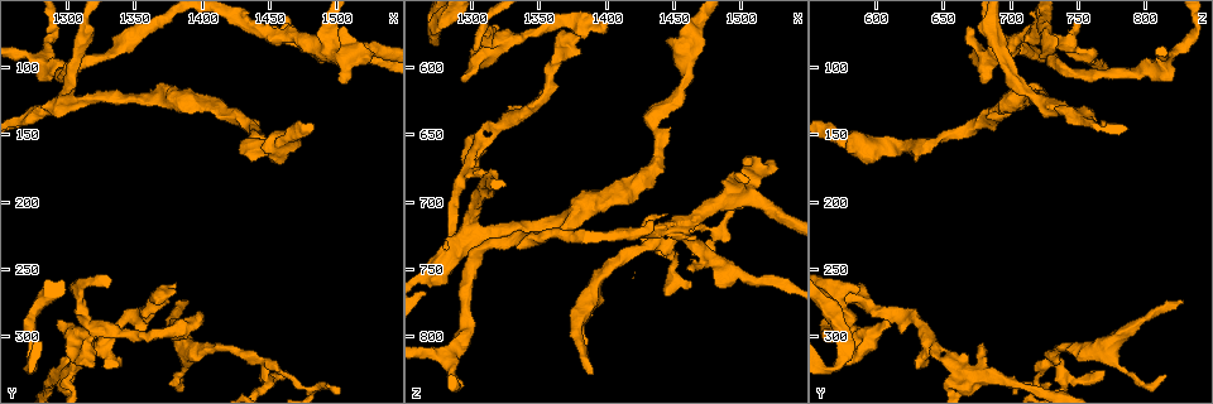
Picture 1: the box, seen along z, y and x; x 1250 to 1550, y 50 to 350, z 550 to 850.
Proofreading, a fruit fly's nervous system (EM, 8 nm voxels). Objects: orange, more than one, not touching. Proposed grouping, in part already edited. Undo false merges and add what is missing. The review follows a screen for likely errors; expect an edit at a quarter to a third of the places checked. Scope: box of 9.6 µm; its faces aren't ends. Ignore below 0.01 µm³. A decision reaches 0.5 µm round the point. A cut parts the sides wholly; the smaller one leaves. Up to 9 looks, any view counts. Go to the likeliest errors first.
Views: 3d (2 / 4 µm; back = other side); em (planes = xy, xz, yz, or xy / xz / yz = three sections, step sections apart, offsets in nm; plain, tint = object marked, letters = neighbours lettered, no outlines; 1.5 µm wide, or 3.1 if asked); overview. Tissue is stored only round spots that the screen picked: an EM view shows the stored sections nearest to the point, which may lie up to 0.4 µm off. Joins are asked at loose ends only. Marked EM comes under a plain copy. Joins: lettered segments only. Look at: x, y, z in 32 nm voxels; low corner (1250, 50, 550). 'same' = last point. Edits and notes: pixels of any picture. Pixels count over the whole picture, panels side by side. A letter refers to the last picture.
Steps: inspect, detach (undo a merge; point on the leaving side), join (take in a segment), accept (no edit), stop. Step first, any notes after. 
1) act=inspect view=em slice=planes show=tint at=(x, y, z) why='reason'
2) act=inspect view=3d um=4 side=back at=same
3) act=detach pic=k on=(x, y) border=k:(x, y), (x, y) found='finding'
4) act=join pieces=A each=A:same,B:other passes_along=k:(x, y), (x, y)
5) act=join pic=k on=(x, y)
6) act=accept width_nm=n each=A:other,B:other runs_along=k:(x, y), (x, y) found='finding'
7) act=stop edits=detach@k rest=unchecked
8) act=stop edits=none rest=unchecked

act=inspect view=em slice=planes show=letters at=(1274, 324, 568) why='sharp bend'

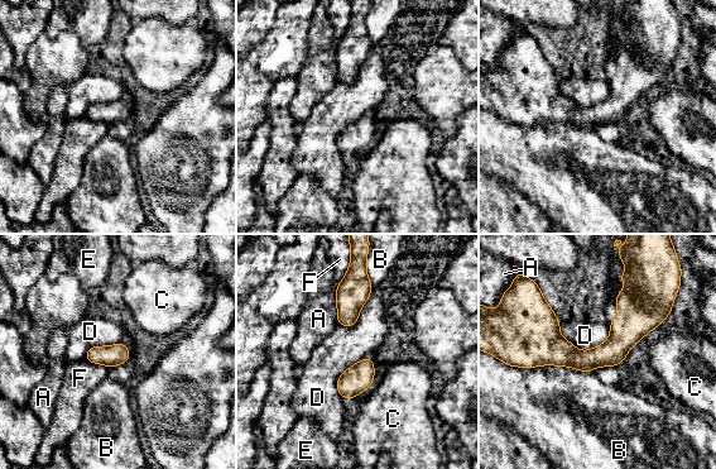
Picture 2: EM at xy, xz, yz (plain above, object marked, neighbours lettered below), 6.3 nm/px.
act=accept longest_contact=B:500nm each=A:other,B:other,C:other,D:other,E:other,F:other border=2:(560, 321), (582, 350), (610, 335) found='all the same neuron'

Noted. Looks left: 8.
act=inspect view=3d um=2 at=(1312, 126, 720) why='branch point'

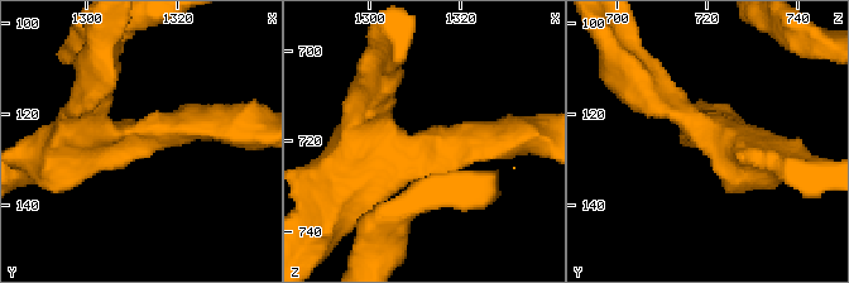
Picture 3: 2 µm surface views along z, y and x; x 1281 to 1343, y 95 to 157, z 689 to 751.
act=inspect view=em slice=planes show=letters at=(1312, 124, 722) arms=3 arm_widths_nm=220,260,380

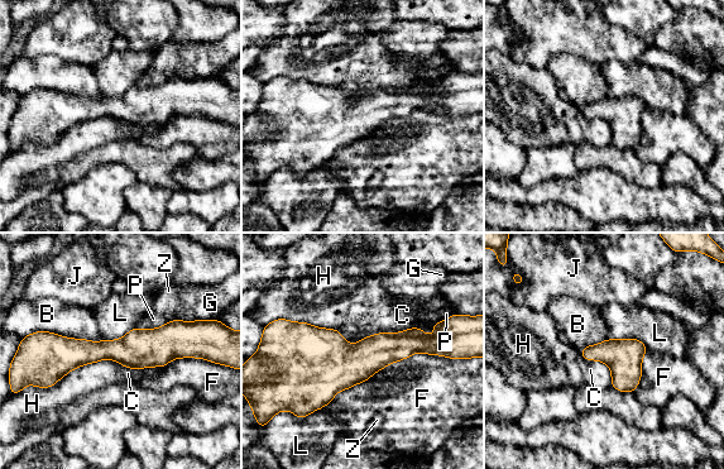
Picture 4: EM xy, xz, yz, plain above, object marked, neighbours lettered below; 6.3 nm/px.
act=accept width_nm=160 longest_contact=F:850nm each=B:other,C:other,F:other,G:other,H:other,J:other,L:other,P:other,Z:other found='all the same neuron'

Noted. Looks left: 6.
act=inspect view=em slice=planes show=letters at=(1310, 268, 570) why='a fork'

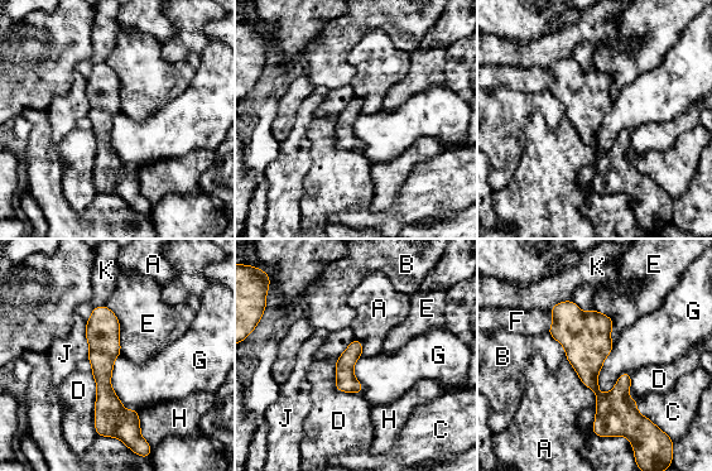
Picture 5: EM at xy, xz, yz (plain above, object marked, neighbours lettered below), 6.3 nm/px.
act=accept each=A:other,B:other,C:other,D:other,E:other,F:other,G:other,H:other,J:other,K:other runs_along=5:(563, 304), (586, 340), (605, 433) found='continuous, no second neuron'

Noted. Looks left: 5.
act=inspect view=em slice=yz step=8 show=tint at=(1374, 118, 714) why='thick turns thin'

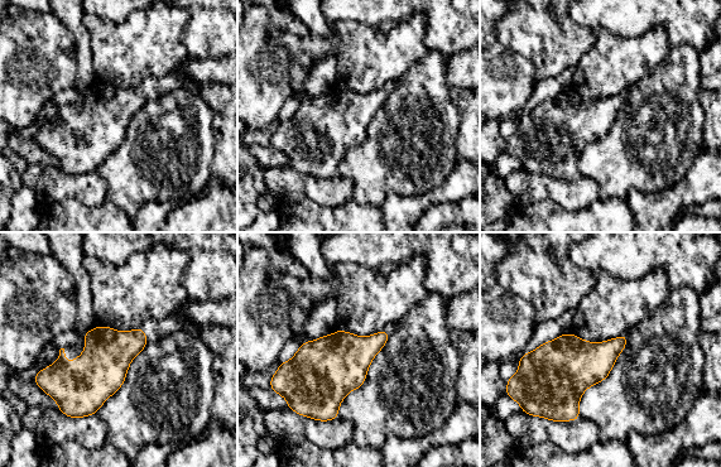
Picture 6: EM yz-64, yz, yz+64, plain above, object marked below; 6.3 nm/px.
act=inspect view=em slice=xz step=8 show=tint at=same

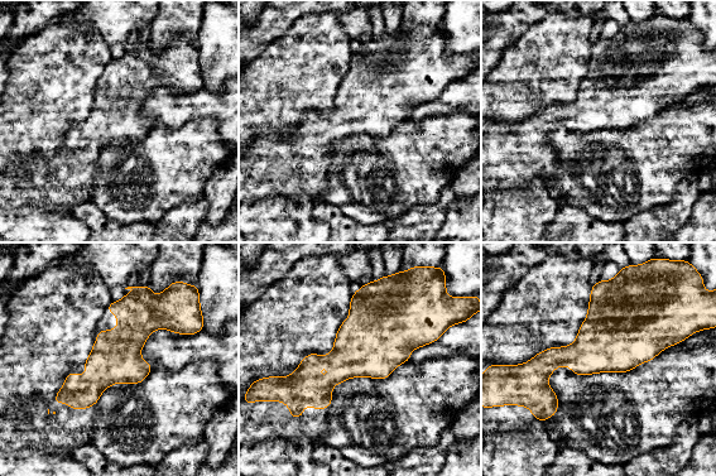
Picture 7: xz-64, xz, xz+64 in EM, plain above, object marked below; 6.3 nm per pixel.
act=inspect view=em slice=xz step=8 show=letters at=same why='what lies round it'

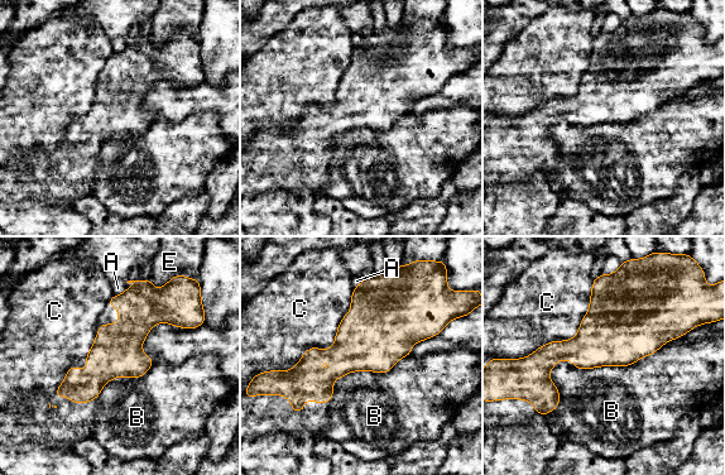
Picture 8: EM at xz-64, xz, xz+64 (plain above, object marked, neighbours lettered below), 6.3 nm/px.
act=accept each=A:other,B:other,C:other,E:other border=8:(677, 336), (627, 365), (572, 366) found='one neuron here'

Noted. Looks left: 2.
act=stop edits=none rest=unchecked

